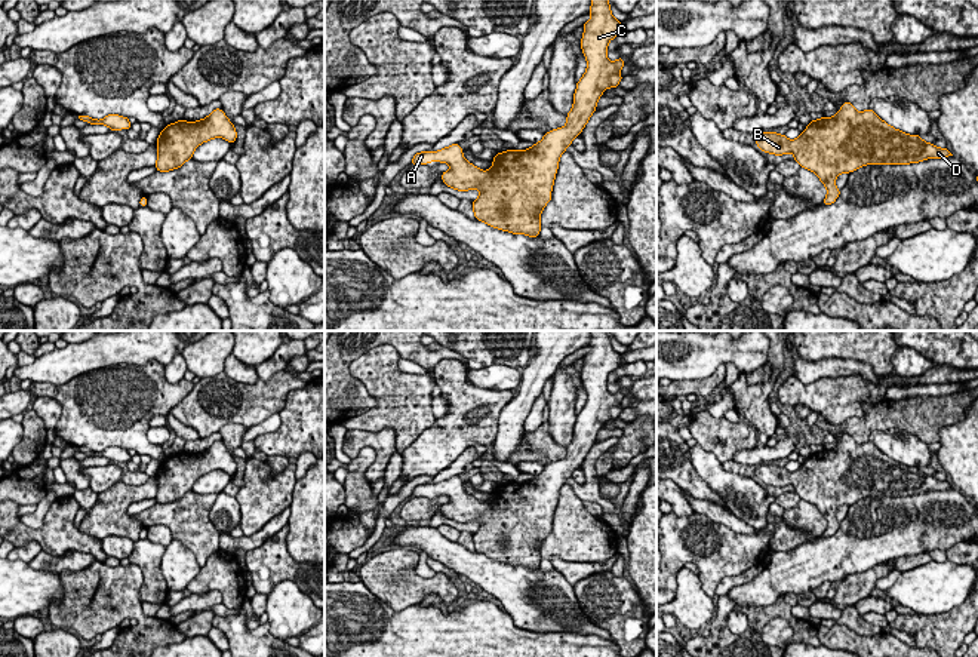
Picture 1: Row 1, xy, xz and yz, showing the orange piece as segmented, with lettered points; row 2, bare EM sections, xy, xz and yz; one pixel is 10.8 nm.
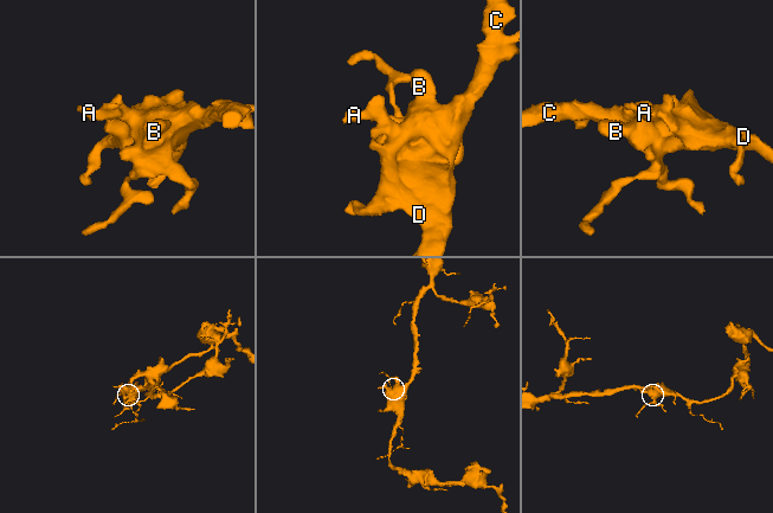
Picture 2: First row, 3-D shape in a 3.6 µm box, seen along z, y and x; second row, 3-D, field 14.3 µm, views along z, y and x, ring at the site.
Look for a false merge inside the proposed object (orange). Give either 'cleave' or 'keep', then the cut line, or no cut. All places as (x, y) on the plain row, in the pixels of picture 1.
keep; cut none

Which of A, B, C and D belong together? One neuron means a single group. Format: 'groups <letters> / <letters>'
groups A B C D

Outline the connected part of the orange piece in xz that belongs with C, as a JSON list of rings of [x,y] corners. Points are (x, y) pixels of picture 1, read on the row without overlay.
[[[591,331],[588,346],[591,350],[584,356],[581,371],[587,402],[576,415],[573,438],[563,460],[544,466],[530,481],[496,485],[488,503],[467,494],[458,475],[439,483],[416,485],[410,494],[448,495],[450,500],[442,506],[443,515],[459,524],[477,521],[474,549],[493,561],[539,568],[541,544],[551,532],[560,488],[582,464],[603,424],[622,412],[619,403],[625,397],[624,392],[608,392],[608,377],[621,365],[621,354],[613,350],[609,331]]]

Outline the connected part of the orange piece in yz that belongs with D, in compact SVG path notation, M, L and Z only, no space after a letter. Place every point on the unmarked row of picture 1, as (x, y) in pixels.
M843 435L833 449L812 452L796 470L776 464L756 467L757 479L775 488L791 485L800 500L812 503L827 521L822 537L831 537L840 526L836 510L865 497L908 497L926 491L953 488L883 454L873 442L856 443Z

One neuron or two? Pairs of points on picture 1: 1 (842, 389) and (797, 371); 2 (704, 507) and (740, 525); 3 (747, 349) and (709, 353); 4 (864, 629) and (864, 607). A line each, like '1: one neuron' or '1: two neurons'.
1: two neurons
2: one neuron
3: one neuron
4: two neurons

